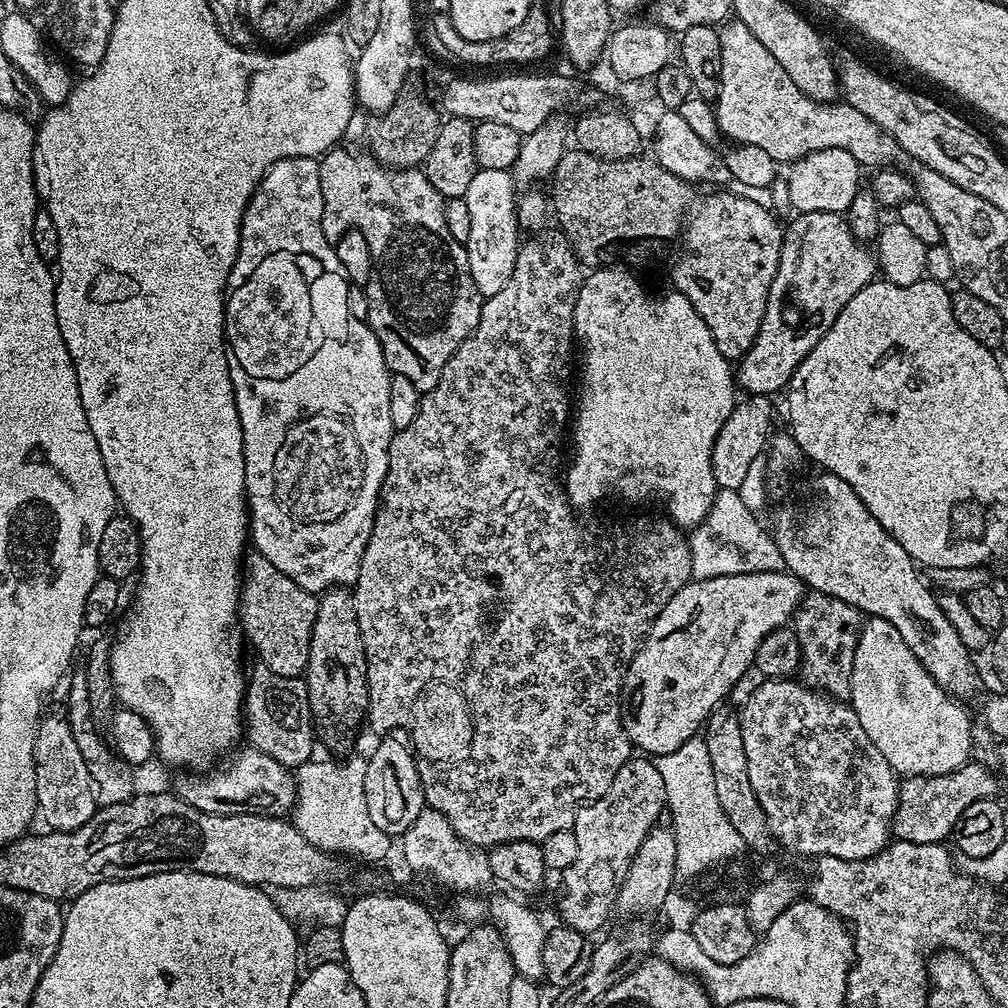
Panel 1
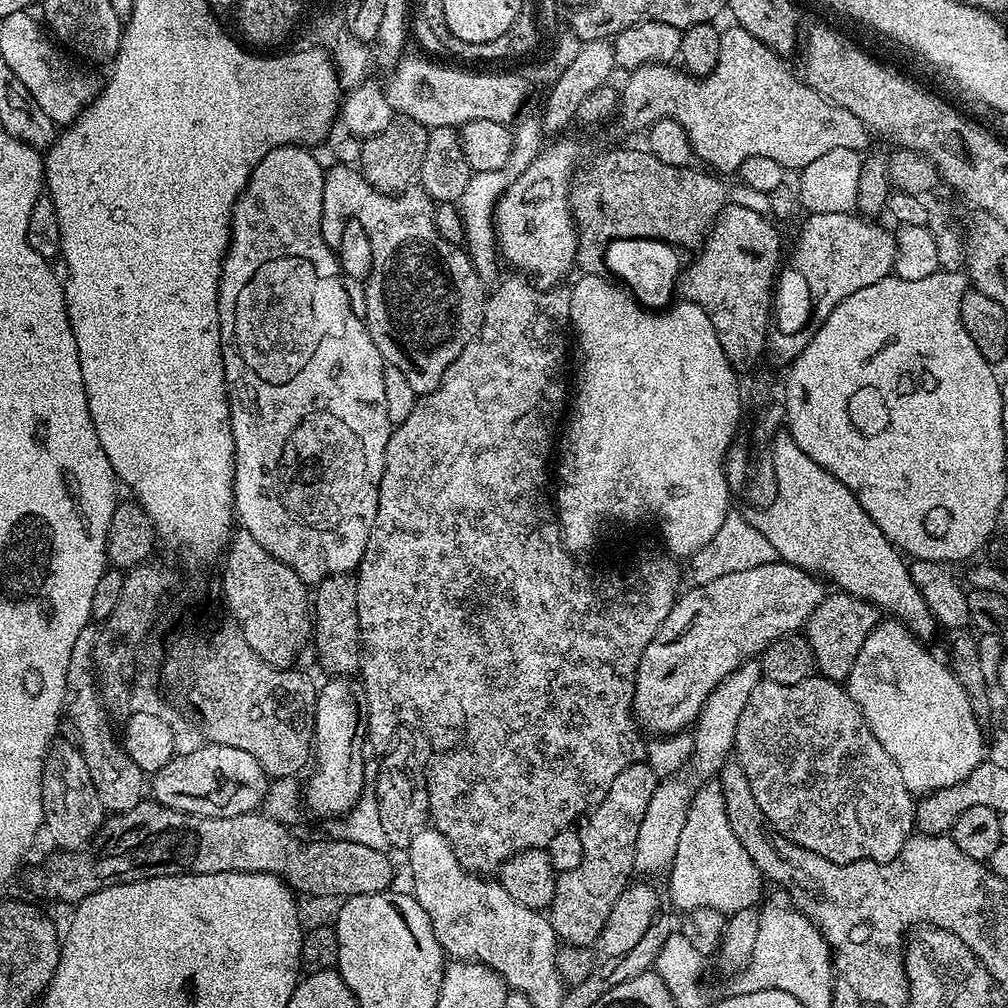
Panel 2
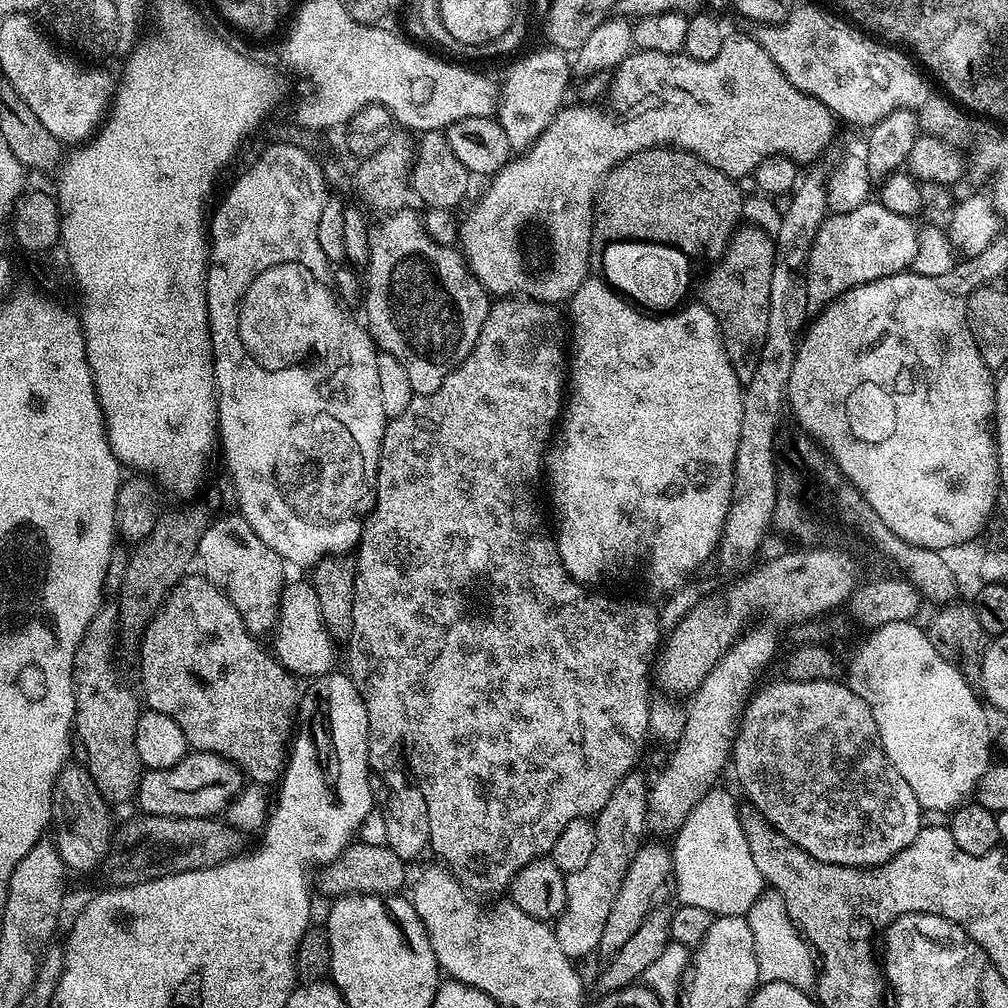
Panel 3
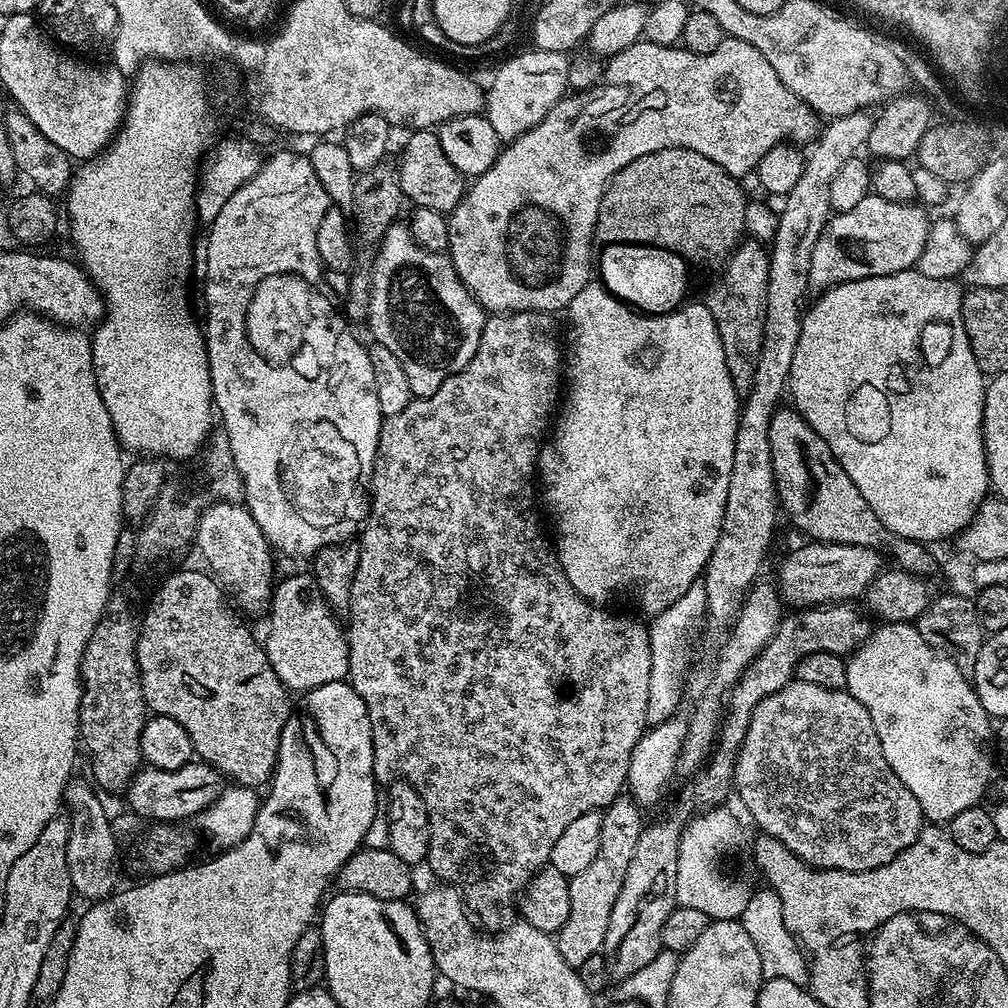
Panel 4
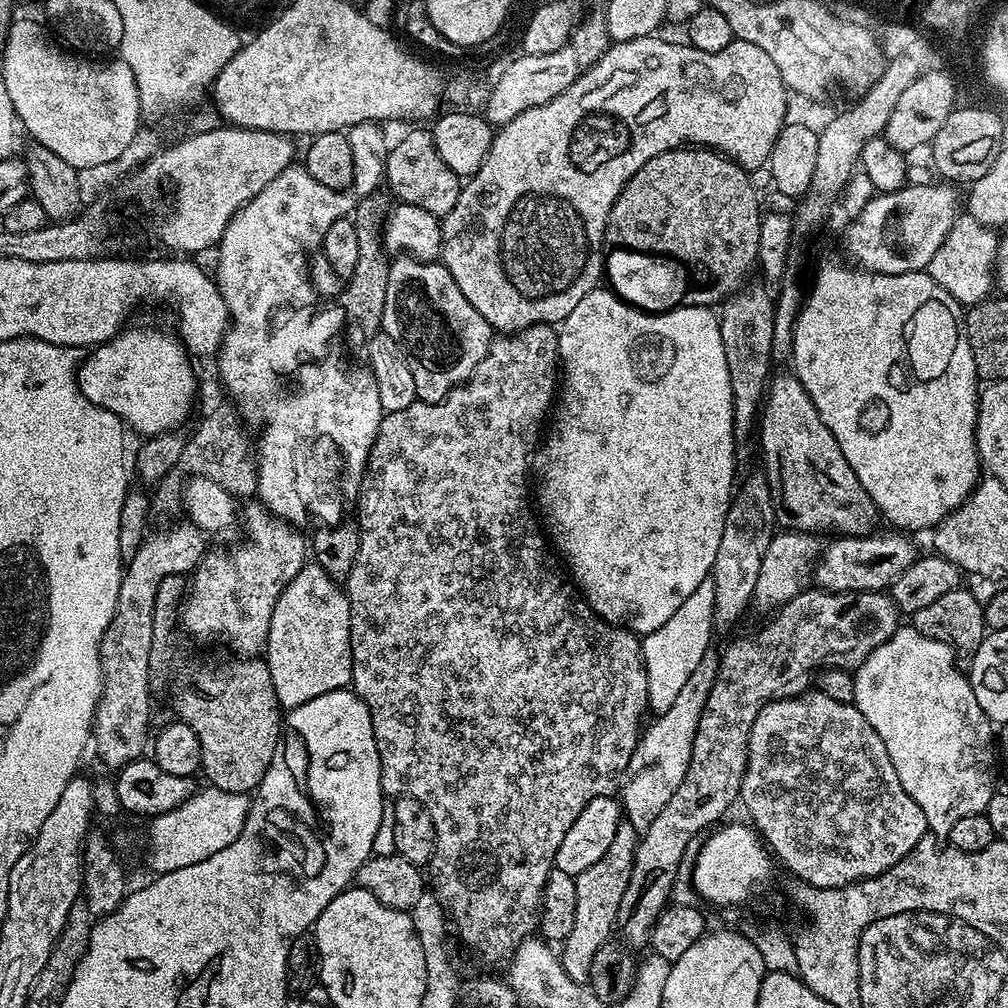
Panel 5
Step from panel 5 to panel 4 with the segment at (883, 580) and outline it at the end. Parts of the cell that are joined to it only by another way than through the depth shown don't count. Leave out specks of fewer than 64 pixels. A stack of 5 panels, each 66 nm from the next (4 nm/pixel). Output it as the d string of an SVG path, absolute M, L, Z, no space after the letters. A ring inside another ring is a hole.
M804 542L780 564L778 591L783 603L796 604L797 609L832 606L837 602L852 602L863 597L874 578L882 571L881 553L866 546L853 544L822 544Z

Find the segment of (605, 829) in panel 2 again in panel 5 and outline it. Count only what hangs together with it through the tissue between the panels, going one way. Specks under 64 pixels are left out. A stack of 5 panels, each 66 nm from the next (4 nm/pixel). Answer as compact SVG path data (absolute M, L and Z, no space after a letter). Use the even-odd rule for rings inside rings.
M621 822L618 826L618 834L614 834L614 842L590 870L582 870L582 874L576 877L576 893L578 894L578 906L574 906L574 930L562 941L562 970L570 974L570 978L578 984L588 984L590 978L590 965L594 963L594 954L602 950L602 946L613 939L612 927L617 927L619 906L622 894L626 891L630 882L631 868L634 866L638 834L634 826L627 822Z

